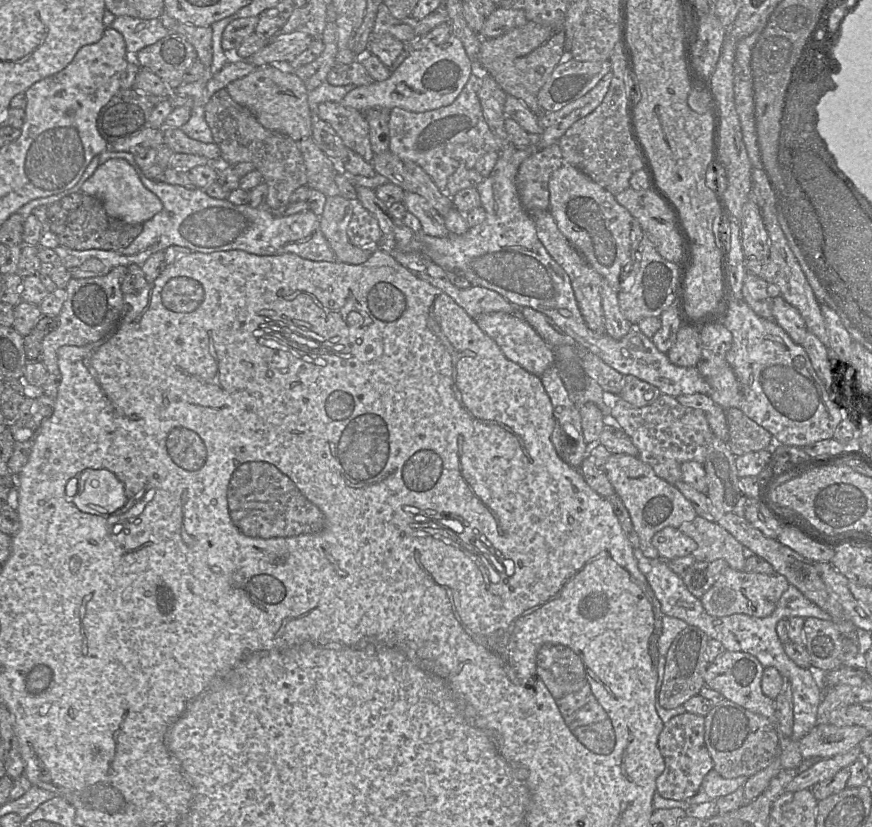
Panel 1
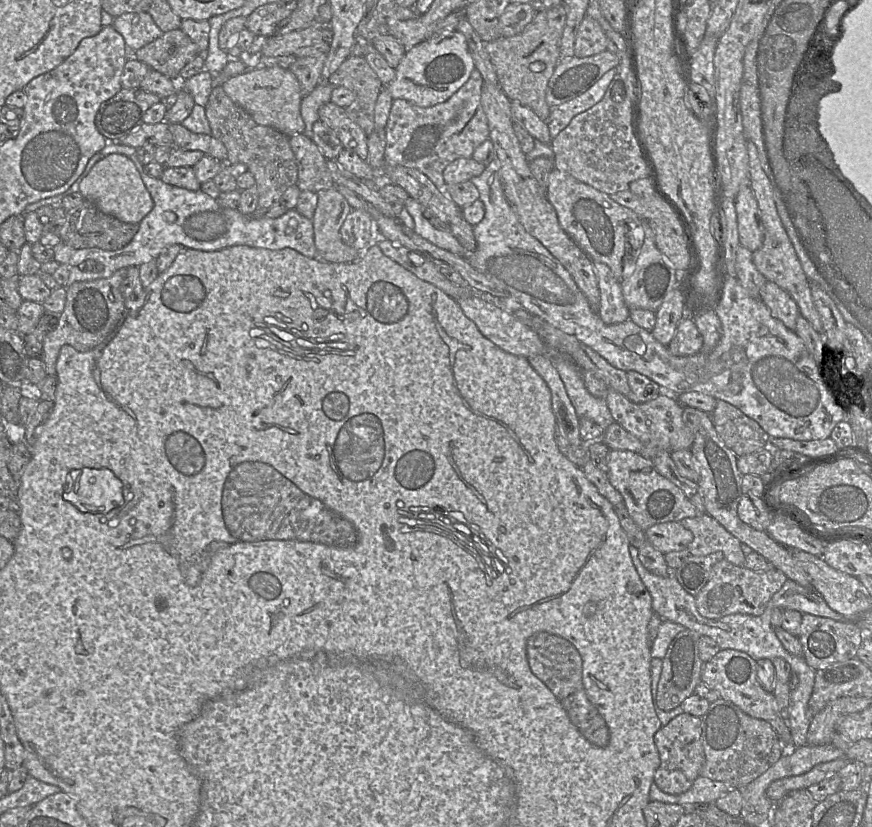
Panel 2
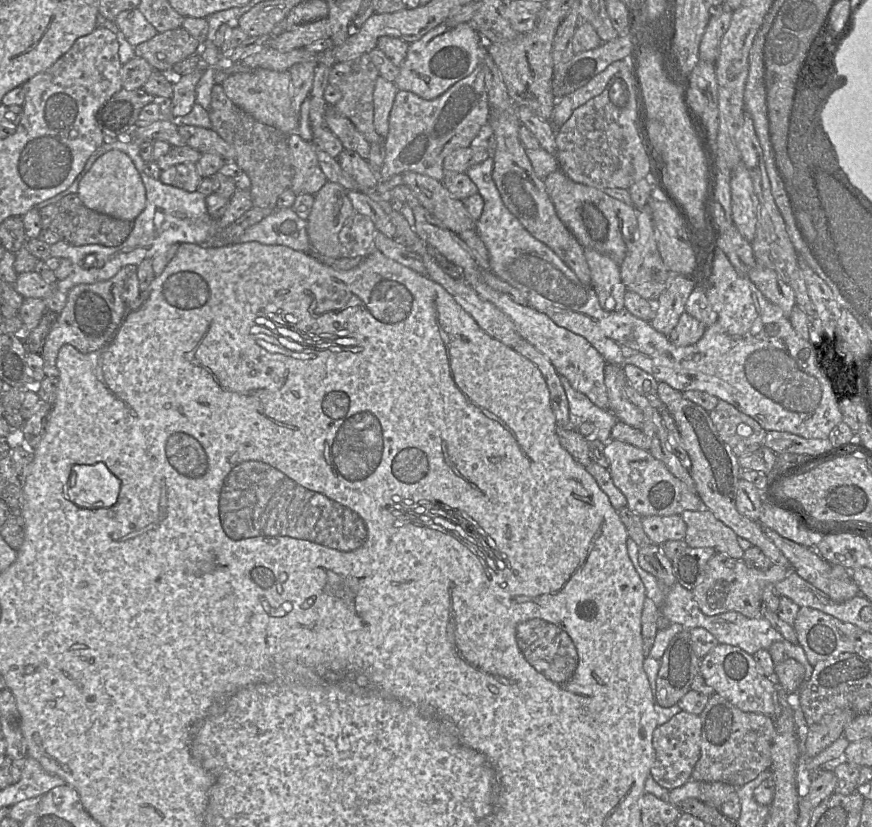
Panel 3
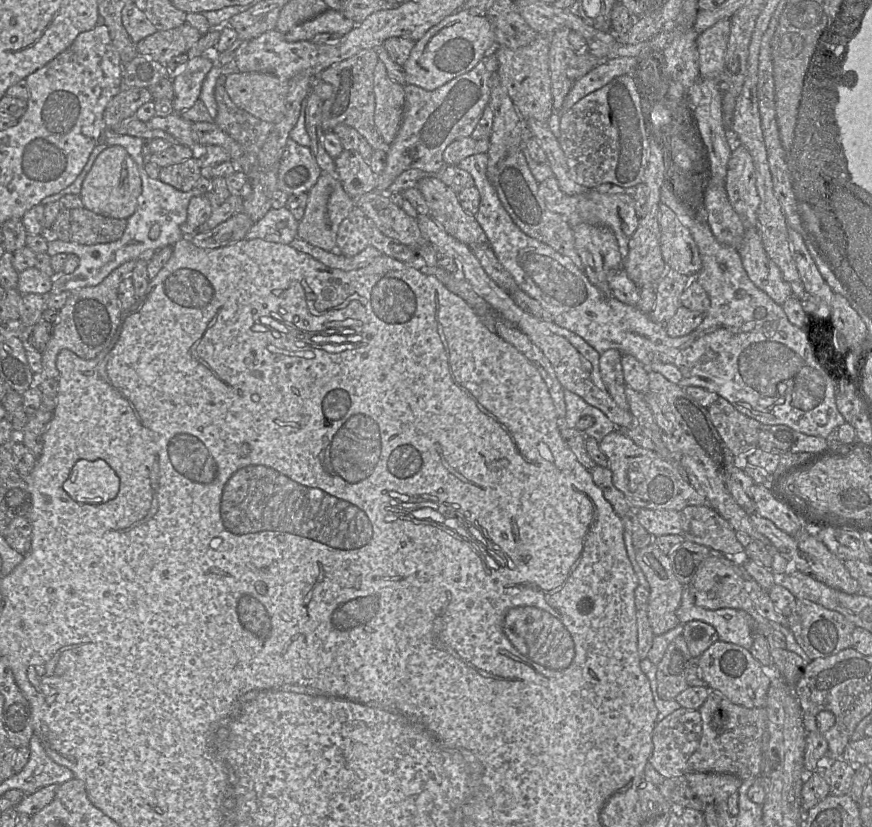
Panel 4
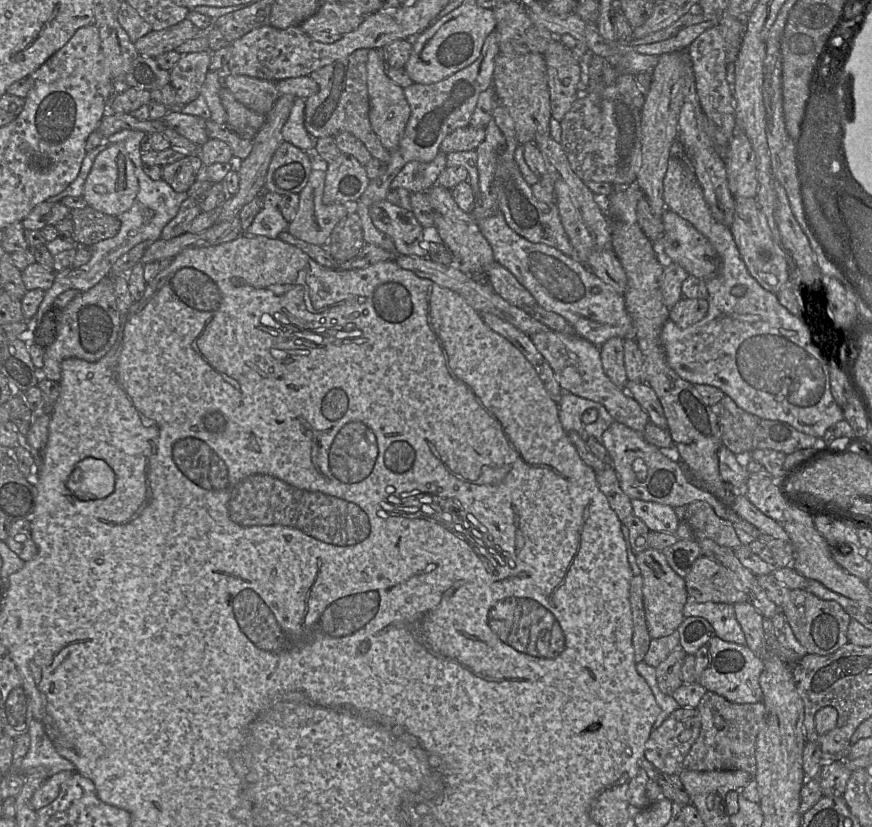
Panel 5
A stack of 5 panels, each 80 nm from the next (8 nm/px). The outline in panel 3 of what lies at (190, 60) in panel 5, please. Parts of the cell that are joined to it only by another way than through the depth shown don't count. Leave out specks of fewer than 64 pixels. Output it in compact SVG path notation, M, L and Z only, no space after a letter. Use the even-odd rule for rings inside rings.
M200 66L192 72L182 75L179 81L173 85L171 102L171 118L179 118L187 115L196 103L196 86L204 72L204 66Z

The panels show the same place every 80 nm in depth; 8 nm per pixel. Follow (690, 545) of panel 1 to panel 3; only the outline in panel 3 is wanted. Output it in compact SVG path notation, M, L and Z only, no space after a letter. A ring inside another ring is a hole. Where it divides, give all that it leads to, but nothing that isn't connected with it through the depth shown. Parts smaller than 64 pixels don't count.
M681 515L647 516L641 520L644 532L651 543L660 545L668 540L683 540L686 524Z

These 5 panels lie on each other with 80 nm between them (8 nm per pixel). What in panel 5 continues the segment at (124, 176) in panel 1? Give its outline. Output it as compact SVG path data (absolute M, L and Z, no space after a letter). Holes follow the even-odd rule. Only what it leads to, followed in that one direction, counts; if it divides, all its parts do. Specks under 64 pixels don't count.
M124 143L109 145L95 159L84 183L83 199L91 208L112 216L128 211L139 190L135 166L125 149Z

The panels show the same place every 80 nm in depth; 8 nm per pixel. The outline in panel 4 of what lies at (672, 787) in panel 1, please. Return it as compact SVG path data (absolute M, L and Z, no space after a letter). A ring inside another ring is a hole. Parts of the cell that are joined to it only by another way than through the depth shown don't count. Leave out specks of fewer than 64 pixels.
M680 707L655 725L652 732L653 751L649 762L666 779L684 777L688 771L688 760L698 748L701 735L700 712Z

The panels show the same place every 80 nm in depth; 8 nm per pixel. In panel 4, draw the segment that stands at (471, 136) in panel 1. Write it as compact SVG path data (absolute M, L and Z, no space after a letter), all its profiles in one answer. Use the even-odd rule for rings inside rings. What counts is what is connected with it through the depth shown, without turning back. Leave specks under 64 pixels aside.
M493 51L487 53L469 72L458 76L435 90L425 90L406 84L402 121L396 137L386 153L385 168L377 176L375 191L384 193L402 172L419 169L428 174L439 174L446 166L442 154L455 140L471 136L475 126L489 104L489 80L498 70Z

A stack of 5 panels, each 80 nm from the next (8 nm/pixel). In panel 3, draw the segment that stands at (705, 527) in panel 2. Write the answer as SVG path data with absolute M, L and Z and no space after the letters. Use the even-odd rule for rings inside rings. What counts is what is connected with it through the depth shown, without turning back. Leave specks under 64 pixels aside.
M708 509L684 511L681 517L686 524L684 541L692 548L713 548L733 559L742 559L743 549L740 547L736 533L717 519Z

